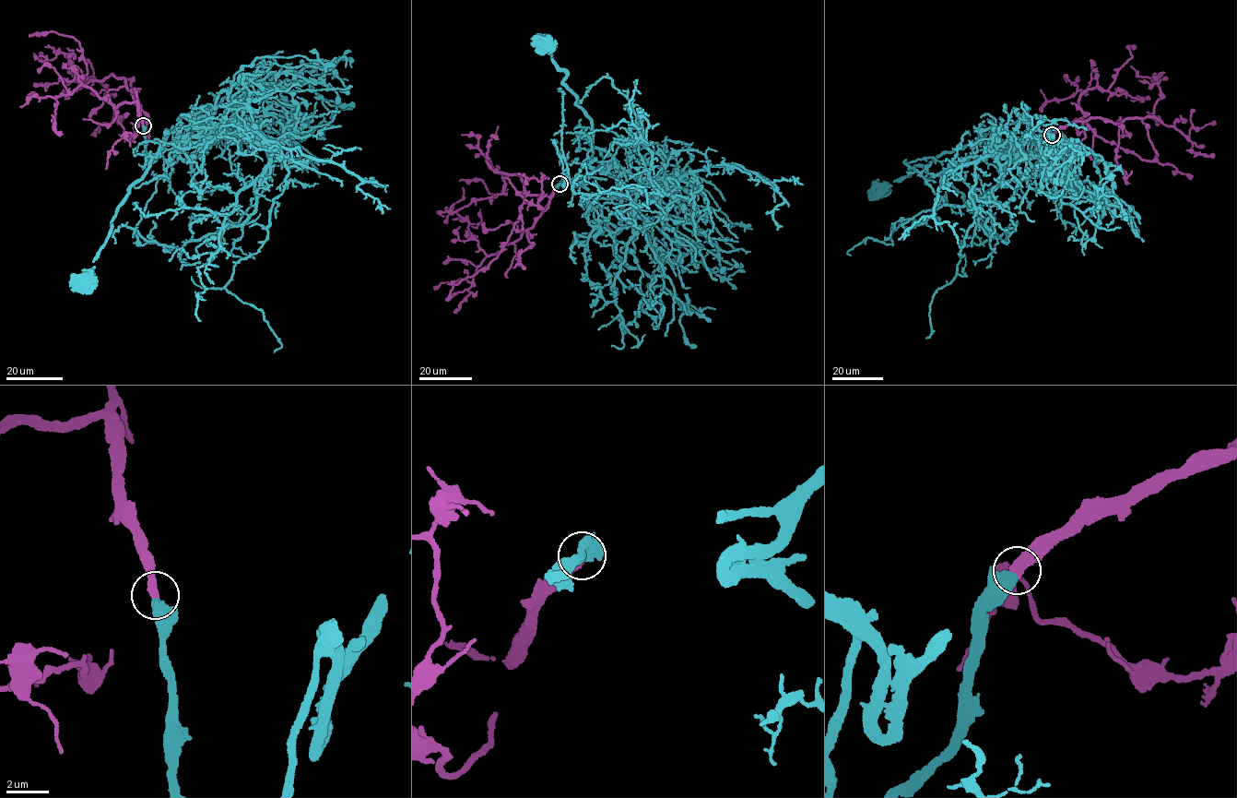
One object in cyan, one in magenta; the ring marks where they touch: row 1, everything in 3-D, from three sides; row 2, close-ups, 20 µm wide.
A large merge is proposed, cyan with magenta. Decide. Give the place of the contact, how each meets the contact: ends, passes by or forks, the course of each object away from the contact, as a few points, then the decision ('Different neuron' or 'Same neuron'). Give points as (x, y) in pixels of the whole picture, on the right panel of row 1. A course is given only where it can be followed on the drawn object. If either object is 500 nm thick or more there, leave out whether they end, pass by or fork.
Place: (1052, 135). At the ring cyan ends. At the ring magenta ends. Course of cyan: (1052, 136), (1034, 164), (1026, 139), (1016, 138), (1014, 148), (1001, 147), (998, 139), (975, 141), (877, 190). Course of magenta: (1052, 135), (1092, 118), (1161, 121), (1152, 114), (1161, 96), (1156, 80), (1130, 66). Same neuron

